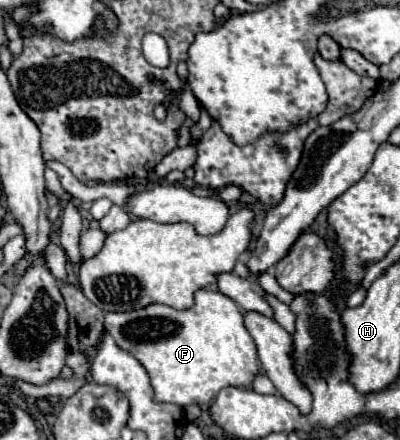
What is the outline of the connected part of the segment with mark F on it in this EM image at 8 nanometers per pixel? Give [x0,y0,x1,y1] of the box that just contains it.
[104,288,260,406]

